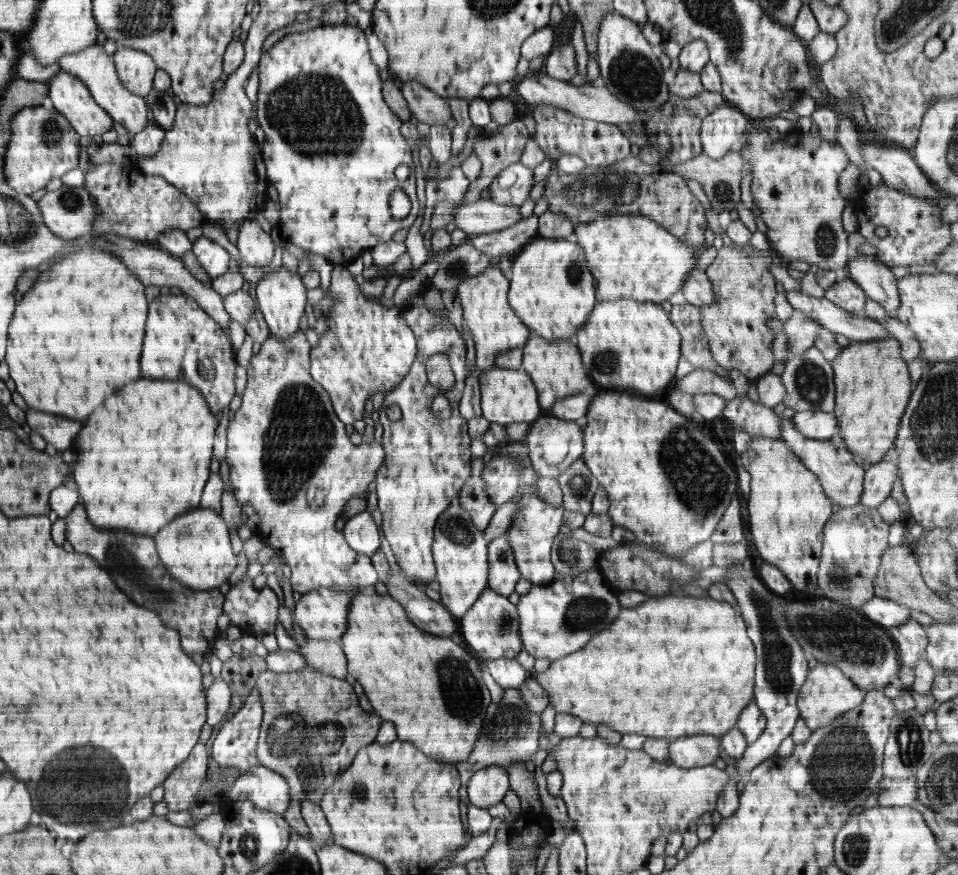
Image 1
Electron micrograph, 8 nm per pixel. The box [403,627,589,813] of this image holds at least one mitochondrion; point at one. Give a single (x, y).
(461, 691)

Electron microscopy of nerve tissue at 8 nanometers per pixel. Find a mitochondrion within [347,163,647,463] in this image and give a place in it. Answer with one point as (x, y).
(593, 194)

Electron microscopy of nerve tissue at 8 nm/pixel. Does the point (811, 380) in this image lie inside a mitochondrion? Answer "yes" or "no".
yes

